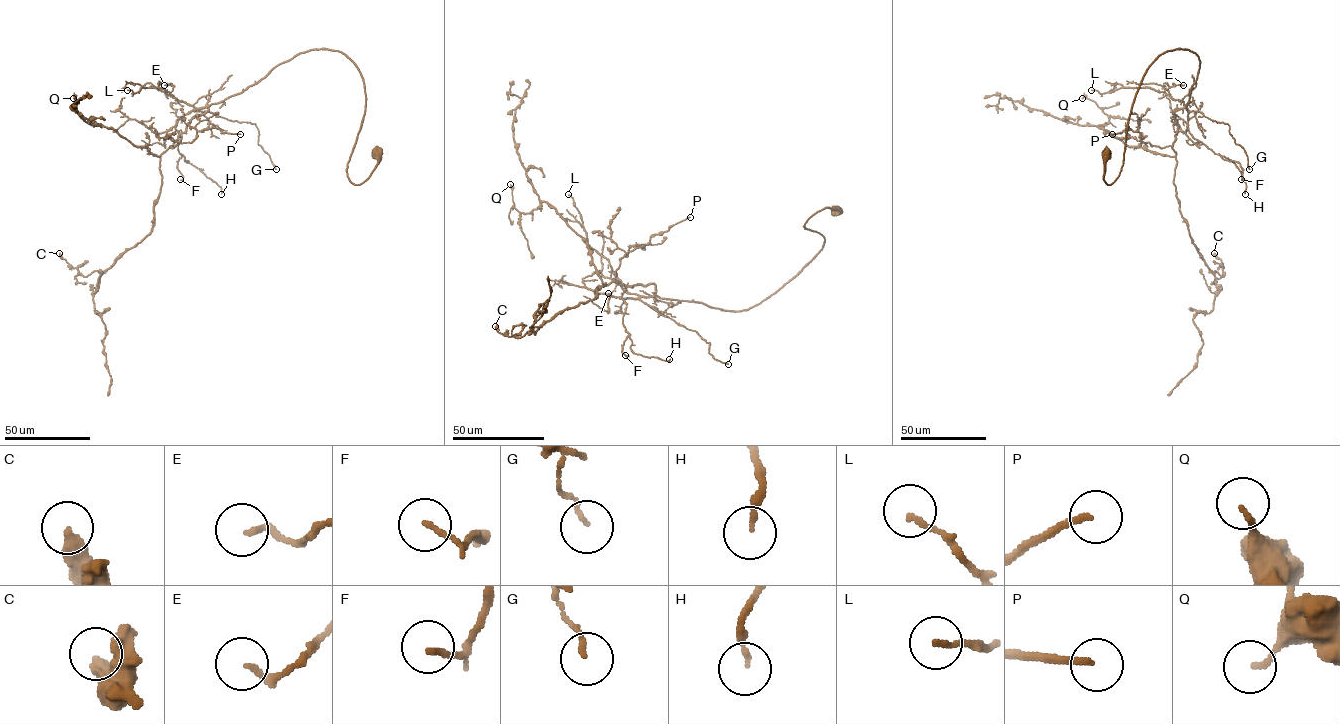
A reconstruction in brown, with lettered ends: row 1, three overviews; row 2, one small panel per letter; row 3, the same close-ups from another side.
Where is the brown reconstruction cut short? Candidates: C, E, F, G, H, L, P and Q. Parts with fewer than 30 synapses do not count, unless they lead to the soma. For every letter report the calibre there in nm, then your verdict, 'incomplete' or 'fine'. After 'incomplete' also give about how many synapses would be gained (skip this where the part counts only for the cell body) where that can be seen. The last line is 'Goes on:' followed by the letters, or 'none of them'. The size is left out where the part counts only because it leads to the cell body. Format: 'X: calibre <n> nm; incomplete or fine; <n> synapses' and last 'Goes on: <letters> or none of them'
C: calibre 320 nm; fine
E: calibre 170 nm; fine
F: calibre 120 nm; fine
G: calibre 110 nm; fine
H: calibre 160 nm; fine
L: calibre 140 nm; fine
P: calibre 170 nm; incomplete; 30 synapses
Q: calibre 130 nm; fine
Goes on: P

